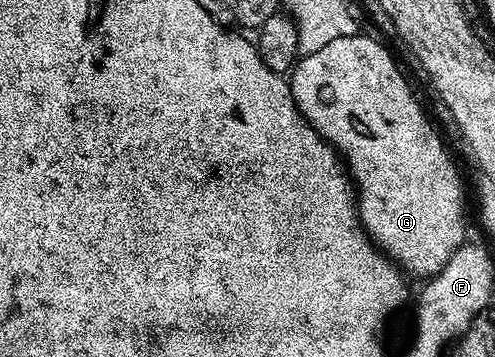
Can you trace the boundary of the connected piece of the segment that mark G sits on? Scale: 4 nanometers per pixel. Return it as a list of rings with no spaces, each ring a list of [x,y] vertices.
[[[341,36],[316,50],[316,54],[302,56],[288,79],[299,116],[333,144],[338,153],[356,189],[358,218],[366,235],[403,273],[421,278],[436,275],[467,239],[466,192],[451,149],[444,143],[435,121],[426,117],[421,102],[414,97],[405,74],[398,69],[389,50],[370,36]]]

